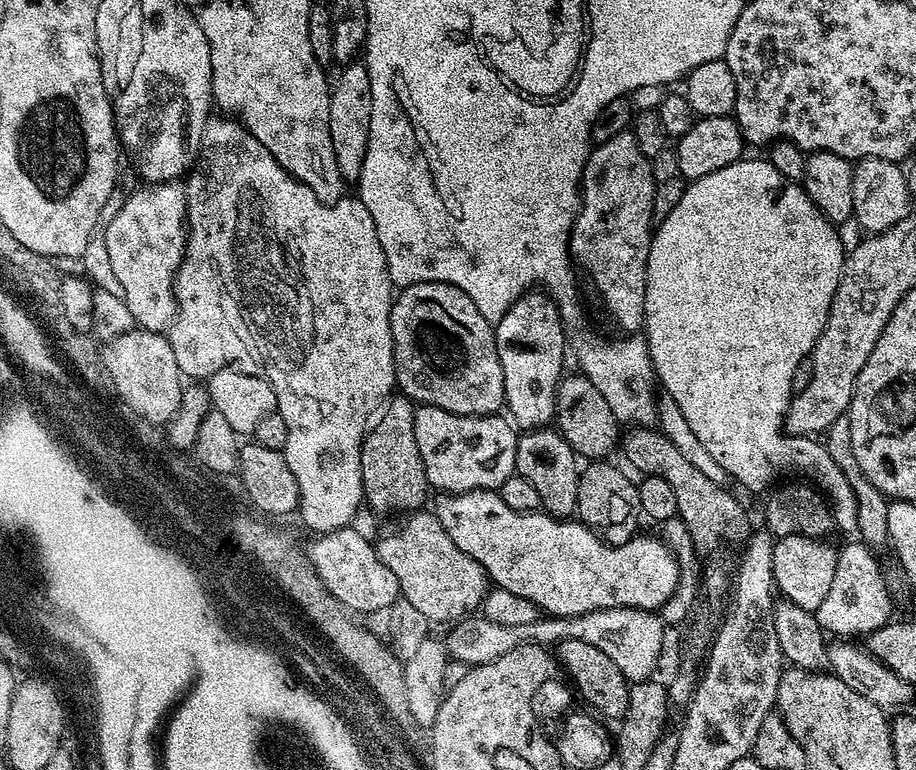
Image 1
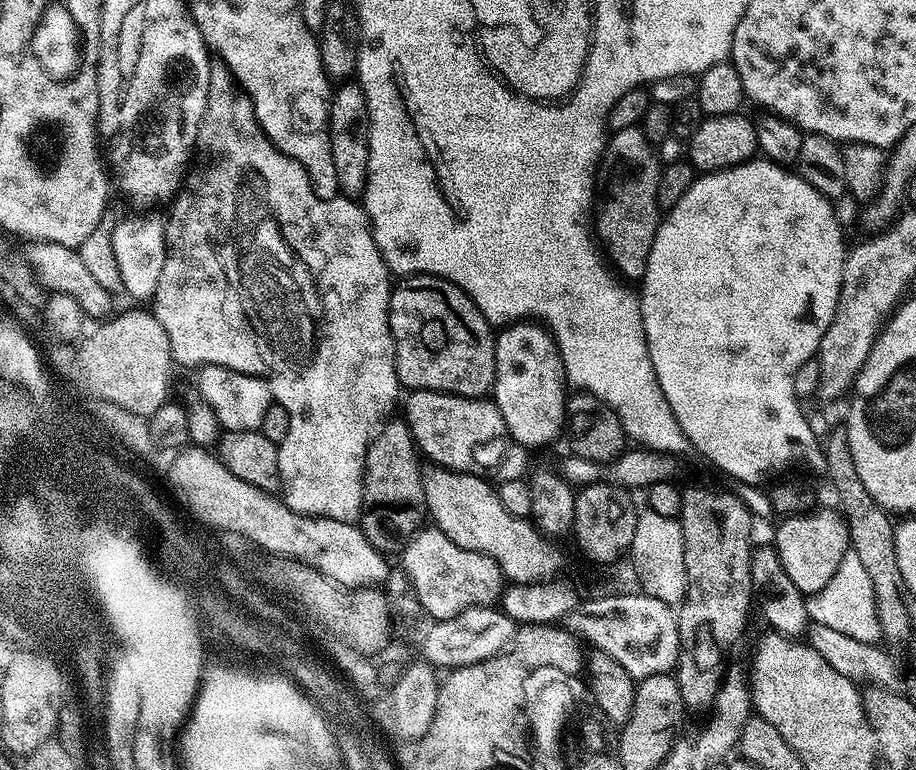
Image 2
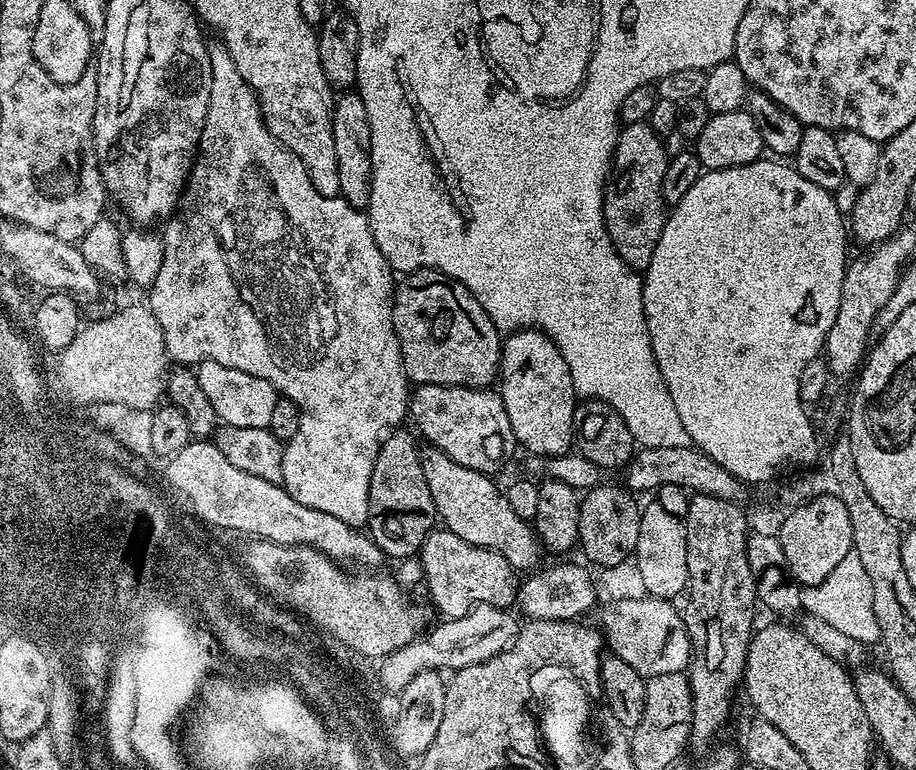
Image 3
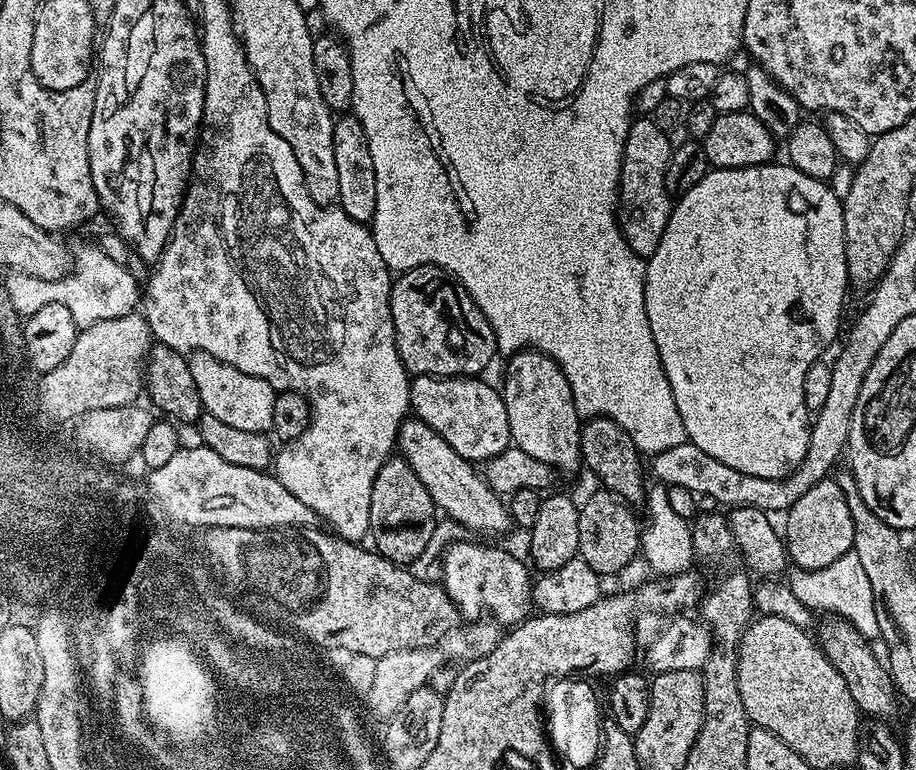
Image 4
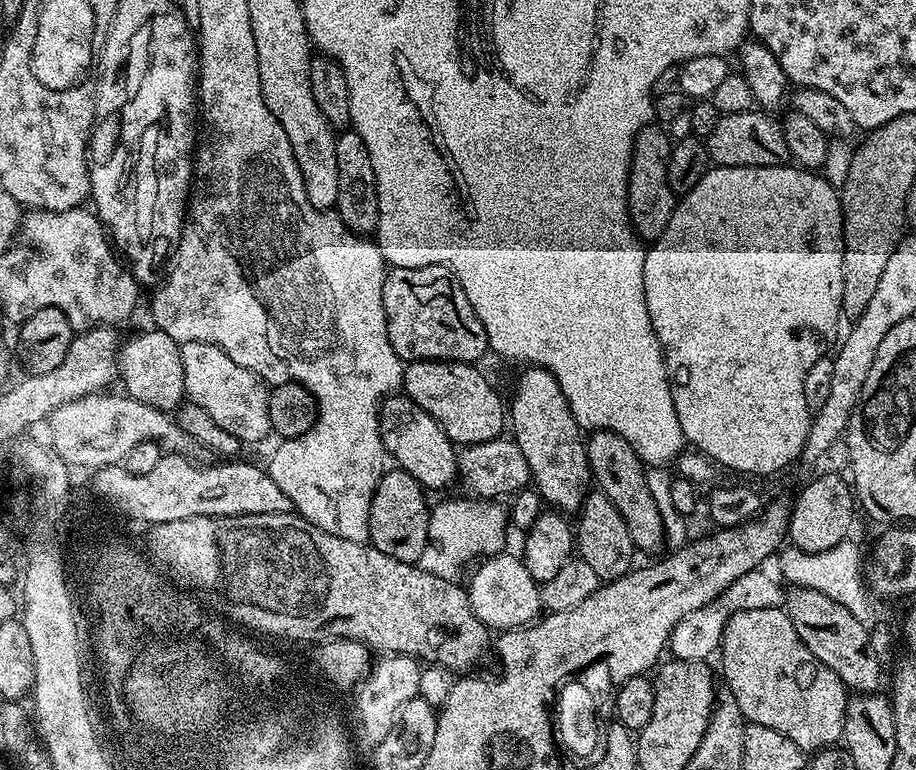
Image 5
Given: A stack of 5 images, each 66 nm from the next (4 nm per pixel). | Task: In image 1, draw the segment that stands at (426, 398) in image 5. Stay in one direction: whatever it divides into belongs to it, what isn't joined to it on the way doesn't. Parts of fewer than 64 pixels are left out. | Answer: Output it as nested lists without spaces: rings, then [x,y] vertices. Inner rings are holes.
[[[420,404],[414,414],[414,442],[418,442],[418,454],[422,454],[426,478],[433,489],[440,488],[436,490],[444,494],[473,492],[479,488],[498,490],[502,482],[506,482],[506,478],[510,478],[516,471],[517,439],[517,429],[500,414],[463,416],[433,404]]]

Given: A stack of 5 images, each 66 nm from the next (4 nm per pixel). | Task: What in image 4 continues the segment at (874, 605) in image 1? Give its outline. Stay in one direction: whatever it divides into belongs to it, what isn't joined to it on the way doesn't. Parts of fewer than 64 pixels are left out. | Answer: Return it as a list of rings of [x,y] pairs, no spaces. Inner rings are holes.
[[[852,549],[832,562],[830,566],[818,571],[806,571],[804,568],[793,567],[786,578],[787,585],[794,596],[814,612],[841,616],[851,622],[855,628],[869,640],[879,637],[878,614],[874,606],[873,590],[861,565],[858,554]]]

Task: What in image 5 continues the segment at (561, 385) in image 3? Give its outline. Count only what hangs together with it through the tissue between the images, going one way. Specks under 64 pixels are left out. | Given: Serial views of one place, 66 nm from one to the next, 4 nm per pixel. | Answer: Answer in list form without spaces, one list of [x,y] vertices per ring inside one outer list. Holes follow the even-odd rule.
[[[528,366],[523,369],[516,393],[510,400],[510,432],[518,450],[530,462],[532,484],[549,509],[565,514],[579,513],[584,499],[593,491],[592,467],[580,423],[568,405],[566,394],[554,374],[545,368]]]

